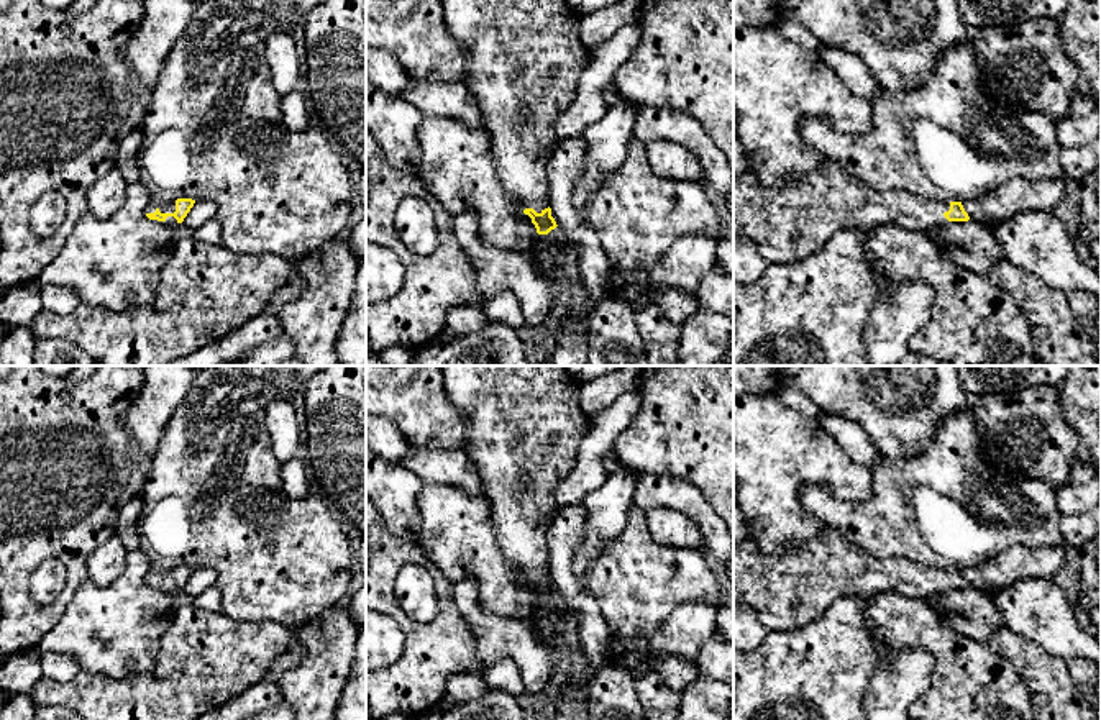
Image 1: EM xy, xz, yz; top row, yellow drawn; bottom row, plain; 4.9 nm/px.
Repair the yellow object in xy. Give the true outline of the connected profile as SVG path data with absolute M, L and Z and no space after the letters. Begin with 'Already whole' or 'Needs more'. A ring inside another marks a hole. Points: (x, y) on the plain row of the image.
Needs more. M177 566L174 569L149 569L146 574L146 584L149 587L158 587L167 592L182 590L195 567Z

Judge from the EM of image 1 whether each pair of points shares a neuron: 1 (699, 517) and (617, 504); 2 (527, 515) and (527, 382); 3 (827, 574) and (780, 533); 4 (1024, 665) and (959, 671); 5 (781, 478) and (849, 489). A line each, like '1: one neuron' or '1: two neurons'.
1: two neurons
2: one neuron
3: two neurons
4: two neurons
5: one neuron

